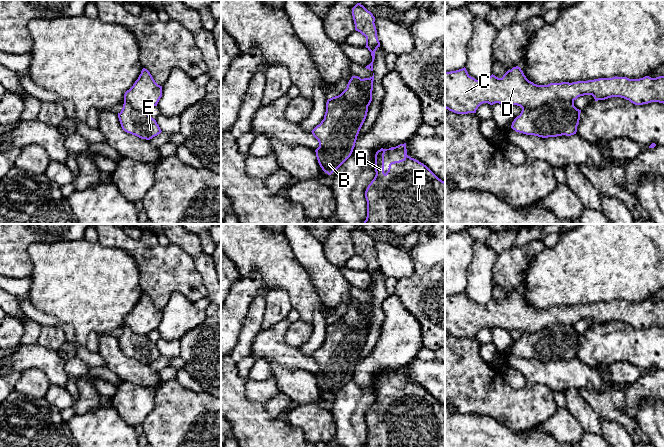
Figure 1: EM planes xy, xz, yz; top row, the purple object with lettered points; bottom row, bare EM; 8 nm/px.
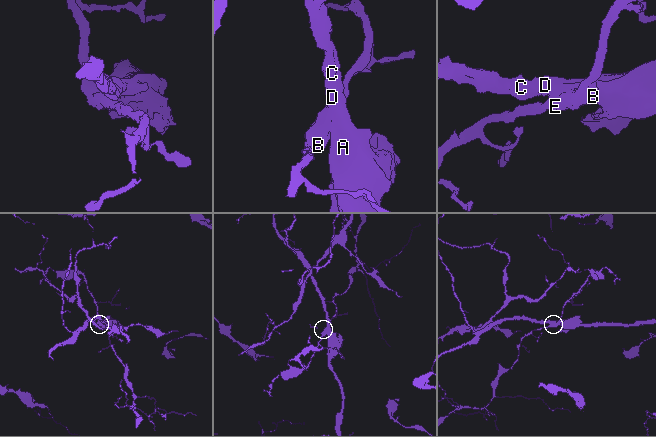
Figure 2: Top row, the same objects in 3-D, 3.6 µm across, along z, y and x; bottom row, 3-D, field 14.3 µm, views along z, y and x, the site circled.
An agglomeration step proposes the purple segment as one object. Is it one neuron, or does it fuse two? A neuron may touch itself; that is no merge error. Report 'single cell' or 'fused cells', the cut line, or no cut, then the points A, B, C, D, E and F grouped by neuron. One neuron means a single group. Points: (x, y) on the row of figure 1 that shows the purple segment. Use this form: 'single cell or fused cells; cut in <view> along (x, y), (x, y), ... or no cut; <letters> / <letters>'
fused cells; cut in yz along (573, 100), (555, 100), (533, 108), (522, 108); A C D F / B E

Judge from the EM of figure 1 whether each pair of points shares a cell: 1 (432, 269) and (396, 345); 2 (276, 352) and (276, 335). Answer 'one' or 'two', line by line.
1: two
2: one

